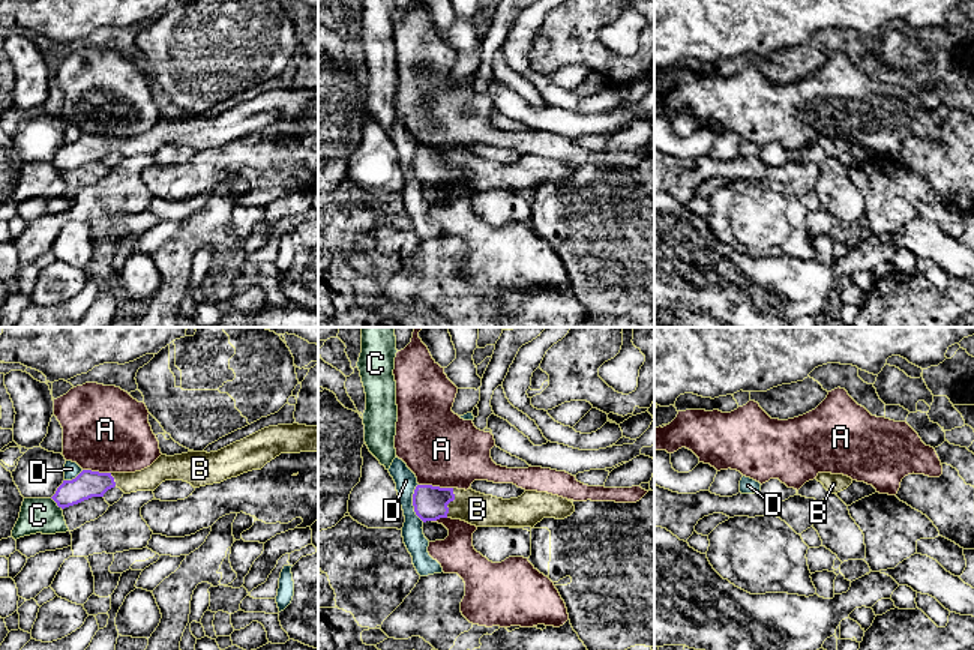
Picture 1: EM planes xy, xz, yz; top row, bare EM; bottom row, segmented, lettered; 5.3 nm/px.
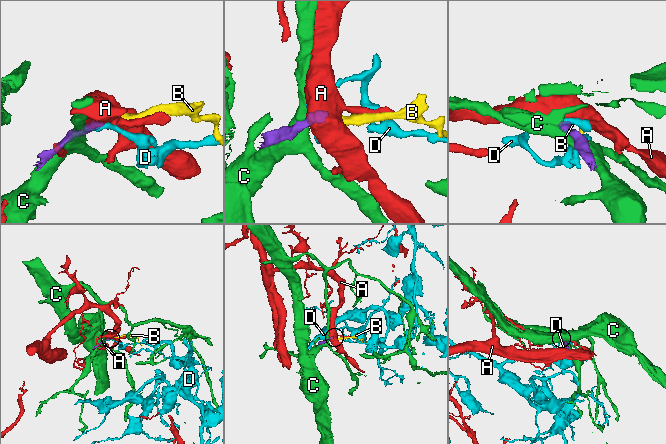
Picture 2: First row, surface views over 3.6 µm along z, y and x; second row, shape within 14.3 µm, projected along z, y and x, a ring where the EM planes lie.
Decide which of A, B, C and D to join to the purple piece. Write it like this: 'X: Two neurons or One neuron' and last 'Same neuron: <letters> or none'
A: Two neurons
B: One neuron
C: Two neurons
D: Two neurons
Same neuron: B

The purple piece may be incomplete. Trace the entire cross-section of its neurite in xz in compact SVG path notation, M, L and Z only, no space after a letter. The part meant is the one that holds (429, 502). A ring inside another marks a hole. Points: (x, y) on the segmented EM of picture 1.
M417 485L413 494L416 515L423 521L440 518L461 519L476 527L534 527L543 518L564 519L575 512L575 506L567 498L548 492L525 491L518 498L503 500L485 495L473 489L440 488L432 485Z

